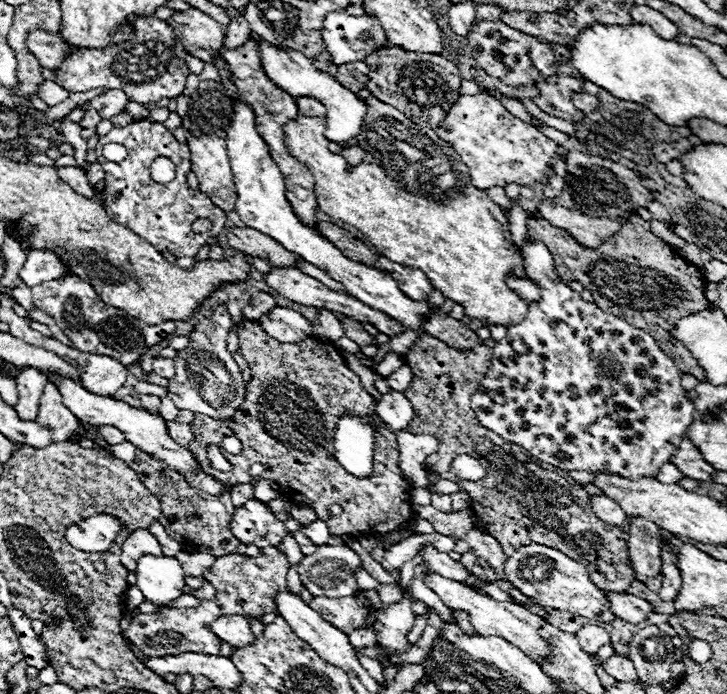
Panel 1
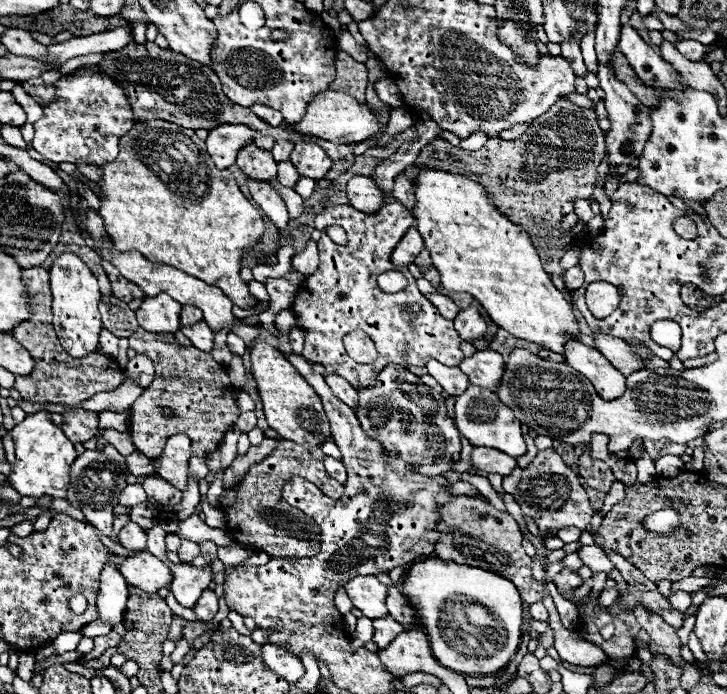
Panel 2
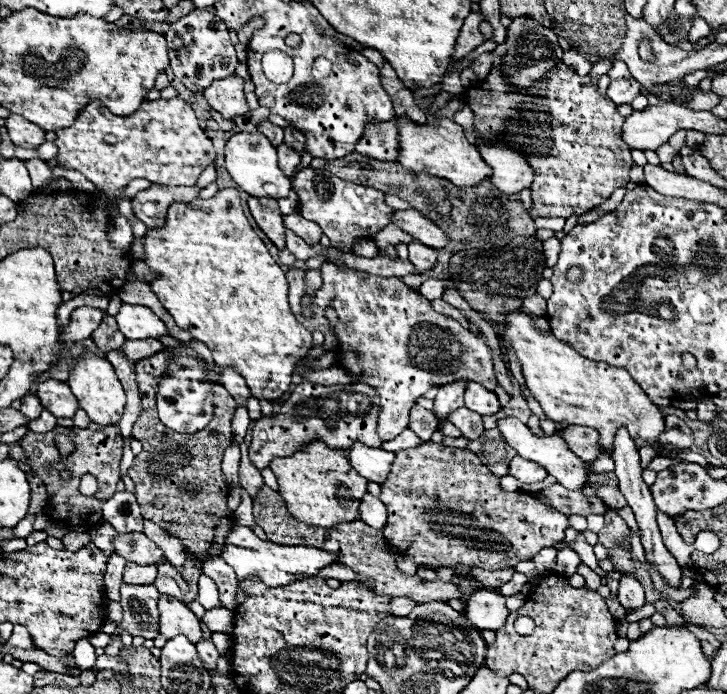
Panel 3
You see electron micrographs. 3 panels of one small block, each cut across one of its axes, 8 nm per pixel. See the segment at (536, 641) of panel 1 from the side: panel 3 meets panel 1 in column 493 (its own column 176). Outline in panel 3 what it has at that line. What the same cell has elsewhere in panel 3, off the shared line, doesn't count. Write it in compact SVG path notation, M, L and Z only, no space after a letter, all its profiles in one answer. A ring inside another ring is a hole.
M160 594L158 610L160 610L158 628L160 628L160 634L164 634L168 640L172 636L184 634L184 636L188 636L188 640L192 640L196 644L202 638L200 620L180 600Z

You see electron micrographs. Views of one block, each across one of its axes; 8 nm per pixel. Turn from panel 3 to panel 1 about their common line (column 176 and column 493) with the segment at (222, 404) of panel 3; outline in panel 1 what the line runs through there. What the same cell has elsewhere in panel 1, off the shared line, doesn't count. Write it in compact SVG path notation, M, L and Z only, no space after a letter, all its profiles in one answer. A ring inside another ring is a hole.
M424 334L404 354L404 362L412 368L412 374L414 374L408 390L404 392L404 396L408 396L408 400L412 404L415 414L412 420L414 422L410 422L408 428L414 434L428 434L438 440L438 452L430 454L426 458L426 468L430 472L440 474L446 480L454 480L462 490L466 490L470 494L470 498L474 498L472 500L472 504L476 504L474 516L482 522L482 530L500 542L502 552L506 556L512 556L514 550L518 550L524 544L530 544L530 542L560 548L566 556L572 556L572 560L580 560L588 568L588 572L592 572L592 580L600 590L626 592L630 588L630 584L636 580L636 574L634 574L634 568L632 568L632 562L628 556L628 542L624 540L626 534L620 528L612 528L610 524L604 524L600 518L594 516L588 492L574 478L570 478L568 472L552 468L550 464L544 464L544 462L528 456L524 452L524 448L504 440L502 436L496 436L492 430L486 430L484 426L478 424L474 412L468 406L472 392L476 392L476 388L480 386L480 380L484 378L484 372L474 374L476 372L476 354L450 348L442 340ZM458 454L468 454L468 456L476 458L486 468L486 476L478 482L468 482L468 480L460 480L458 476L454 476L450 472L450 464L454 462L454 458Z

